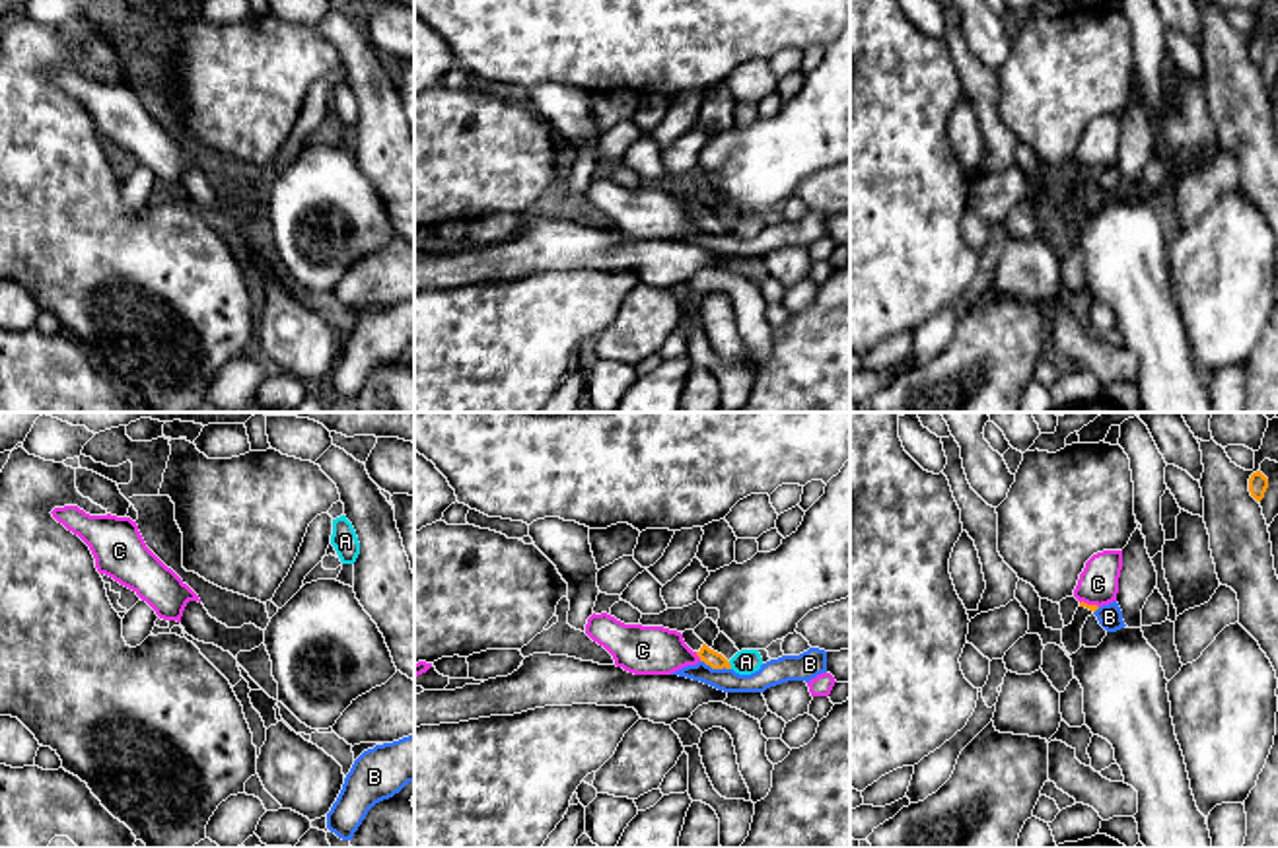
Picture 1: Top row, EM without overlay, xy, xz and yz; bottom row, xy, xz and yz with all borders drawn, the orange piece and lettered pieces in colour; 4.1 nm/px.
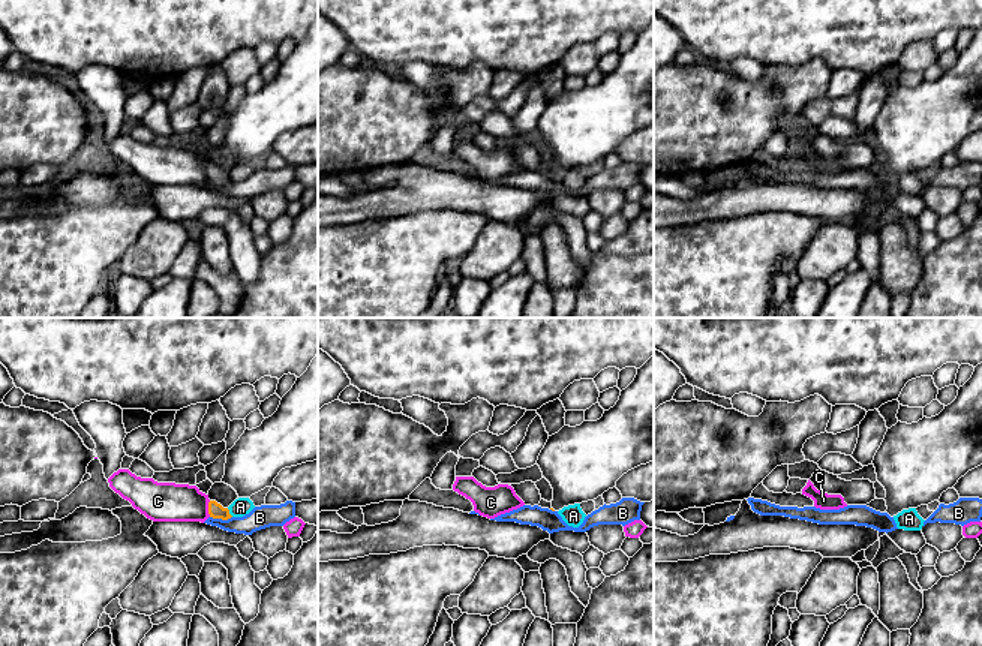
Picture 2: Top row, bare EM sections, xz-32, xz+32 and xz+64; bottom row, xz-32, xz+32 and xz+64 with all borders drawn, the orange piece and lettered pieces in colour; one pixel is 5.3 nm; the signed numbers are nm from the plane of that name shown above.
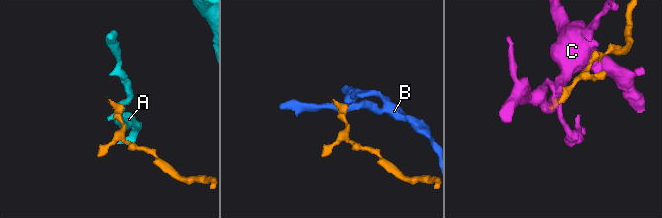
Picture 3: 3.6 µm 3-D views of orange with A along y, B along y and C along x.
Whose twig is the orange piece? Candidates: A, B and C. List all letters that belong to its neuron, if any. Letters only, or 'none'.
none

